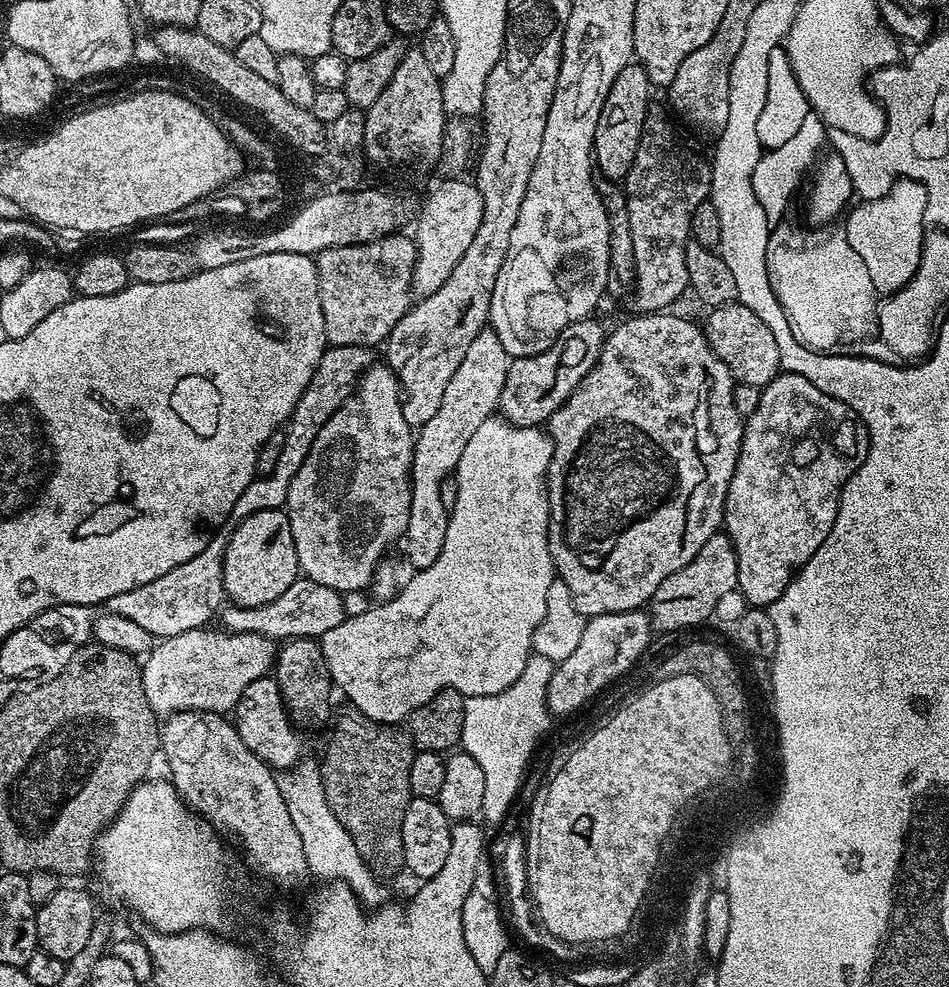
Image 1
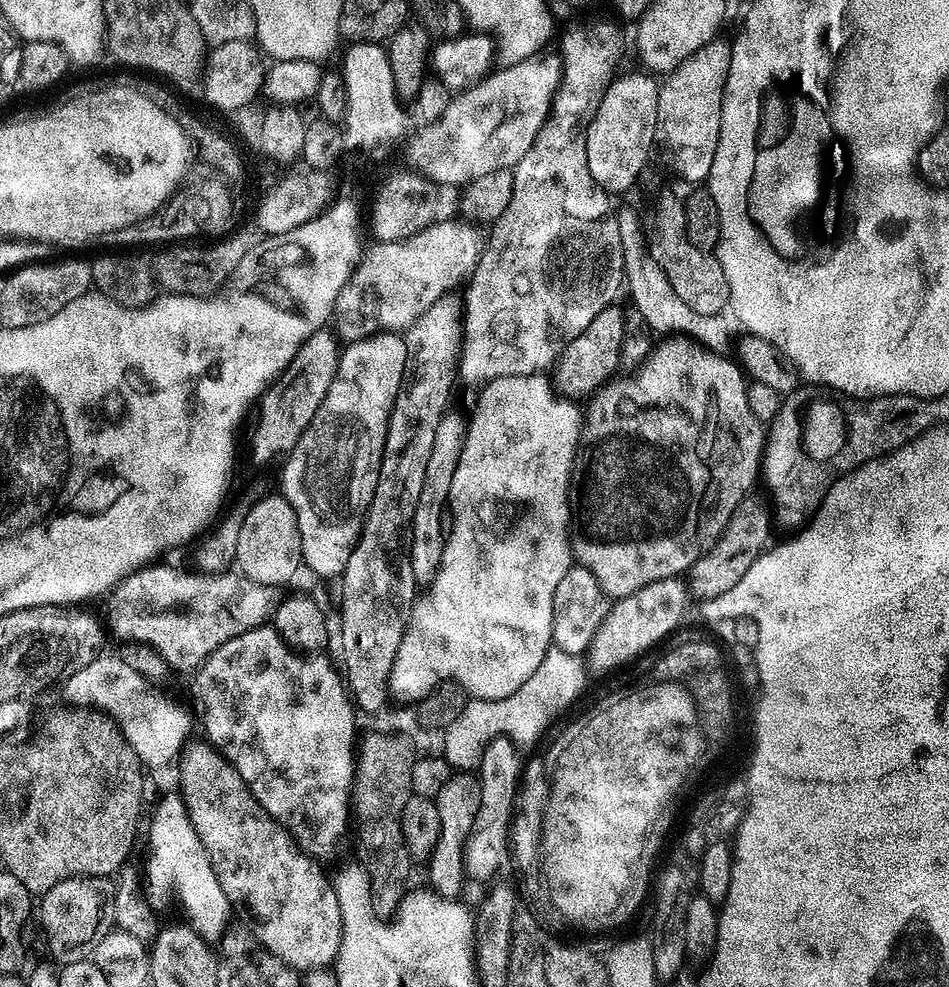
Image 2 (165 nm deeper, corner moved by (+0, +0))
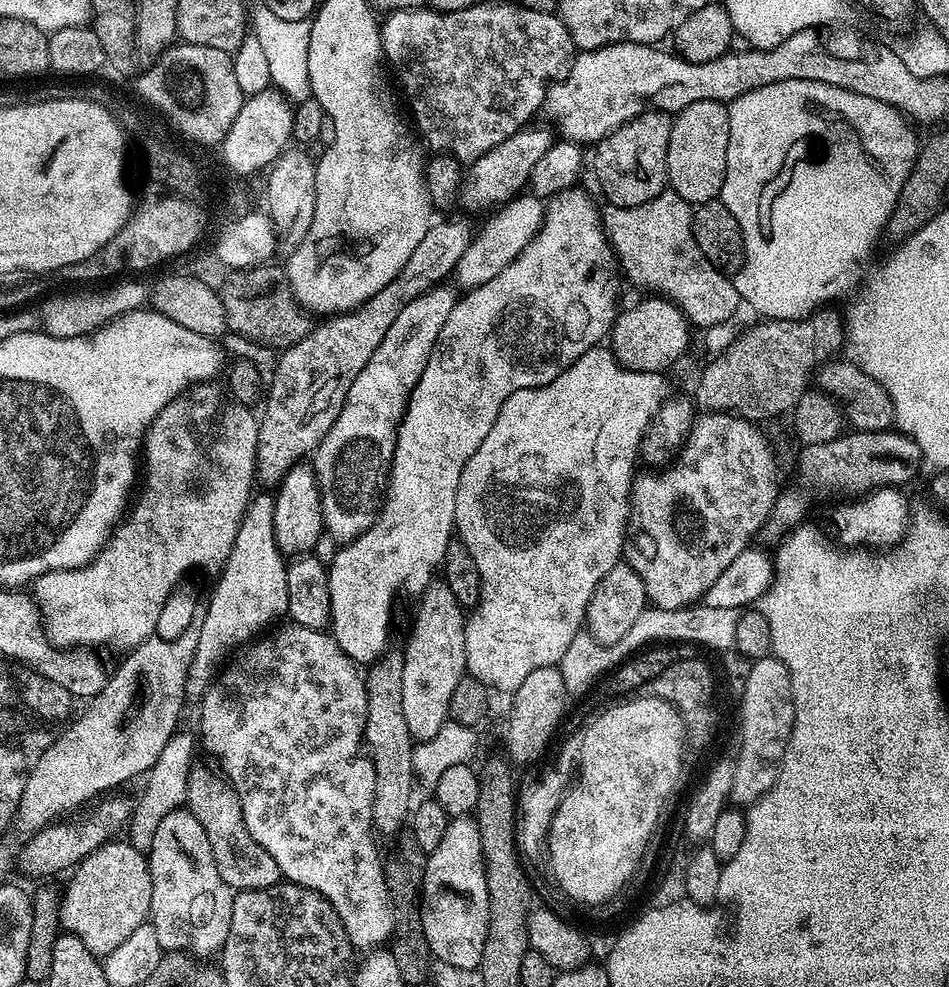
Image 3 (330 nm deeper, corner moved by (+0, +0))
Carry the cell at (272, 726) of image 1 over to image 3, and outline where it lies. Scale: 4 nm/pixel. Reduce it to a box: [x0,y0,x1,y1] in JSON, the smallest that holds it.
[200,622,394,950]

